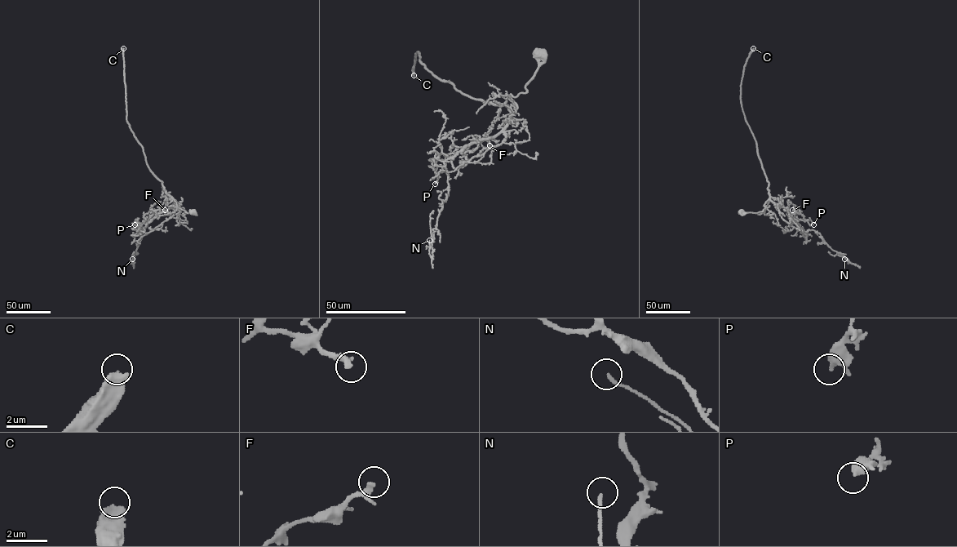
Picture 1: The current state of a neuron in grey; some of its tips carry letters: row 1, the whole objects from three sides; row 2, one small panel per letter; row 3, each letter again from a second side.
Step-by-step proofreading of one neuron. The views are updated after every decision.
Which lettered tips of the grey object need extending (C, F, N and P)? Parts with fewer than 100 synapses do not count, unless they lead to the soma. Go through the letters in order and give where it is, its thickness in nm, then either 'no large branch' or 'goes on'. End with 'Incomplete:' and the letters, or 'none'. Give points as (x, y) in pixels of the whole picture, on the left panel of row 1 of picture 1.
C: at (123, 48); 650 nm thick; goes on
F: at (165, 210); 190 nm thick; no large branch
N: at (132, 259); 160 nm thick; no large branch
P: at (135, 224); 280 nm thick; no large branch
Incomplete: C

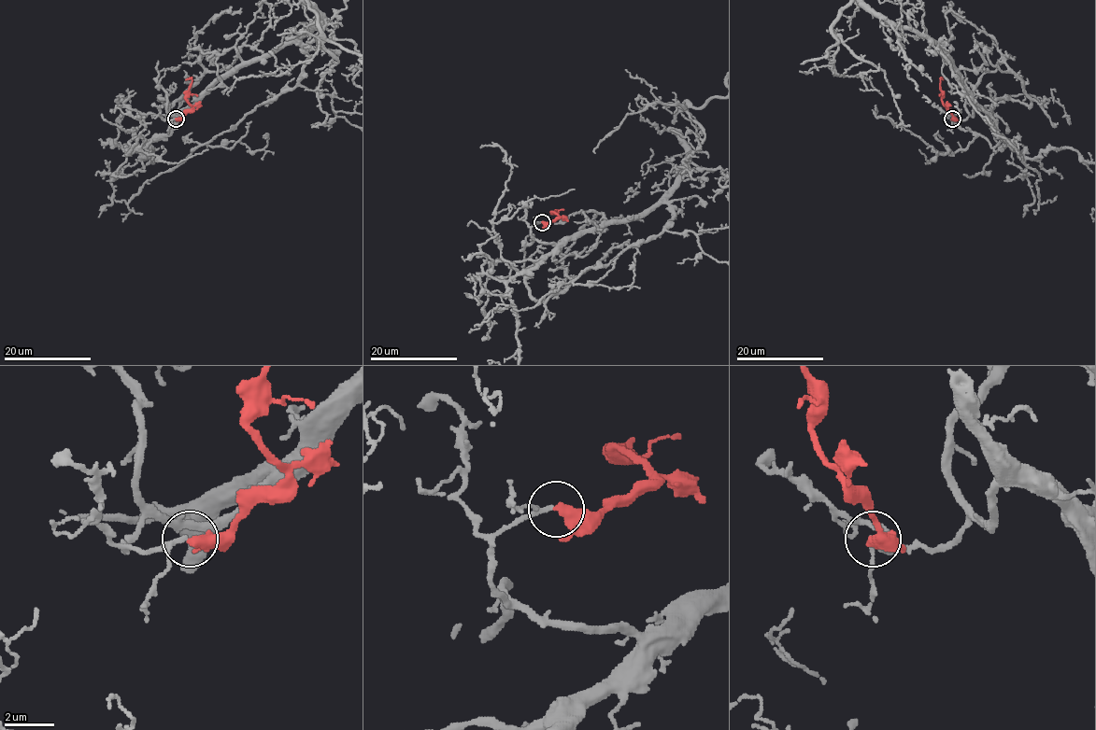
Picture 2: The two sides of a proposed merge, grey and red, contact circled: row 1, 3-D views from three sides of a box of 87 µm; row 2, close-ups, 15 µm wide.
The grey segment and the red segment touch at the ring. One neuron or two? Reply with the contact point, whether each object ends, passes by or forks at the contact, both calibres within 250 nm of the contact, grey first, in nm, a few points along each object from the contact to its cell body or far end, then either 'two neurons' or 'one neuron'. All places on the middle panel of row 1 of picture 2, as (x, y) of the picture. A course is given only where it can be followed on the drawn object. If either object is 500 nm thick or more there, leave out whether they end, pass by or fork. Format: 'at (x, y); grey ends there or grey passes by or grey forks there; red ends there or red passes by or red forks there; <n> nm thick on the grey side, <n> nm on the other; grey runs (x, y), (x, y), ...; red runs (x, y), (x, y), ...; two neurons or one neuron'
at (542, 222); grey passes by; red ends there; 150 nm thick on the grey side, 480 nm on the other; grey runs (542, 222), (531, 234), (561, 244), (661, 197), (686, 155), (674, 117); red runs (542, 222), (550, 223), (558, 217), (552, 212), (558, 210), (551, 213); one neuron

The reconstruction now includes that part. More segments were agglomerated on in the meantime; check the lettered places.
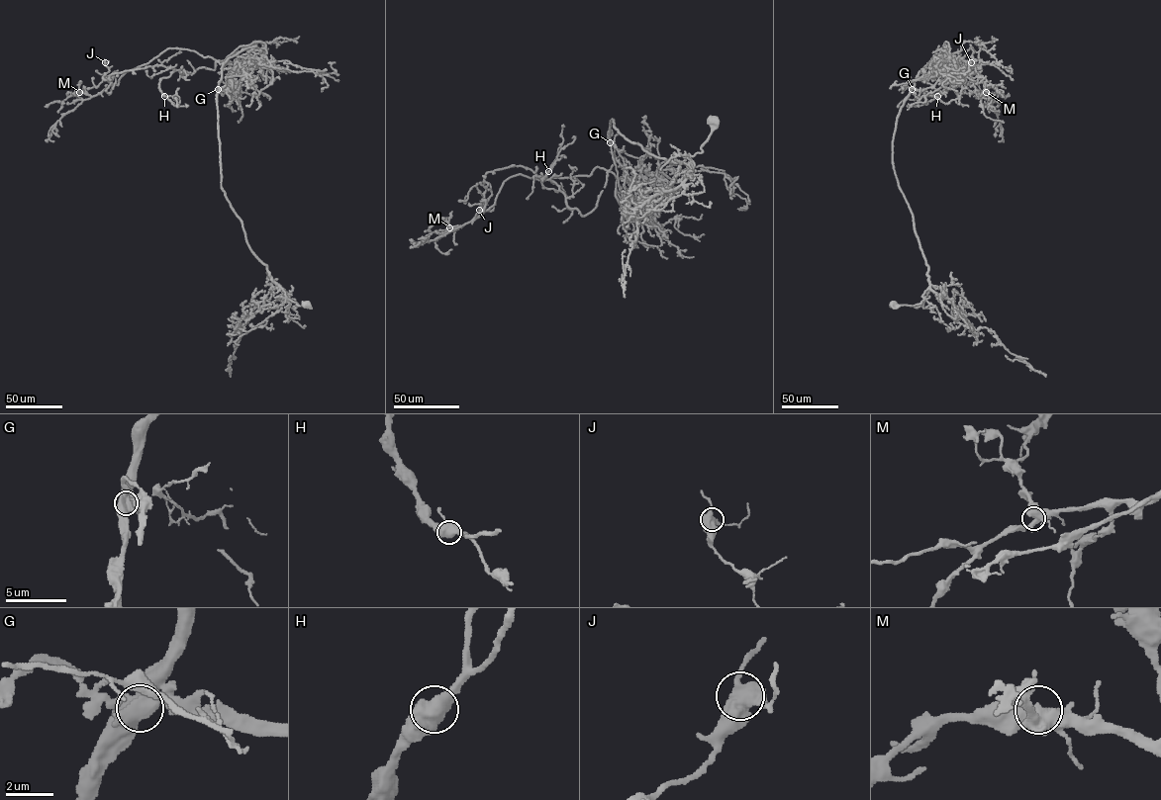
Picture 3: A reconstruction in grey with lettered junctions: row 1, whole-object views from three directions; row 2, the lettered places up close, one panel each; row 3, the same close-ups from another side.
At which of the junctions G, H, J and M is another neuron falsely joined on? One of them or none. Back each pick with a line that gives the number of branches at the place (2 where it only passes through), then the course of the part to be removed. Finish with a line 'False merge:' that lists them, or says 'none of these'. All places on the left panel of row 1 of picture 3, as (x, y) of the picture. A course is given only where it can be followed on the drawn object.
G: 3 | (218, 89), (223, 95), (240, 66), (219, 60), (214, 69), (182, 73), (154, 65), (108, 81), (118, 70)
False merge: G

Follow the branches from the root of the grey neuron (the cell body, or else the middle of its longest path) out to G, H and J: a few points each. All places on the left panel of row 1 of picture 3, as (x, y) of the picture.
G: (306, 305), (300, 306), (288, 300), (272, 280), (267, 266), (249, 247), (241, 222), (221, 187), (218, 89)
H: (306, 305), (272, 280), (221, 187), (223, 64), (167, 48), (106, 89), (162, 65), (164, 96)
J: (306, 305), (272, 280), (221, 187), (223, 64), (167, 48), (109, 94), (105, 62)

